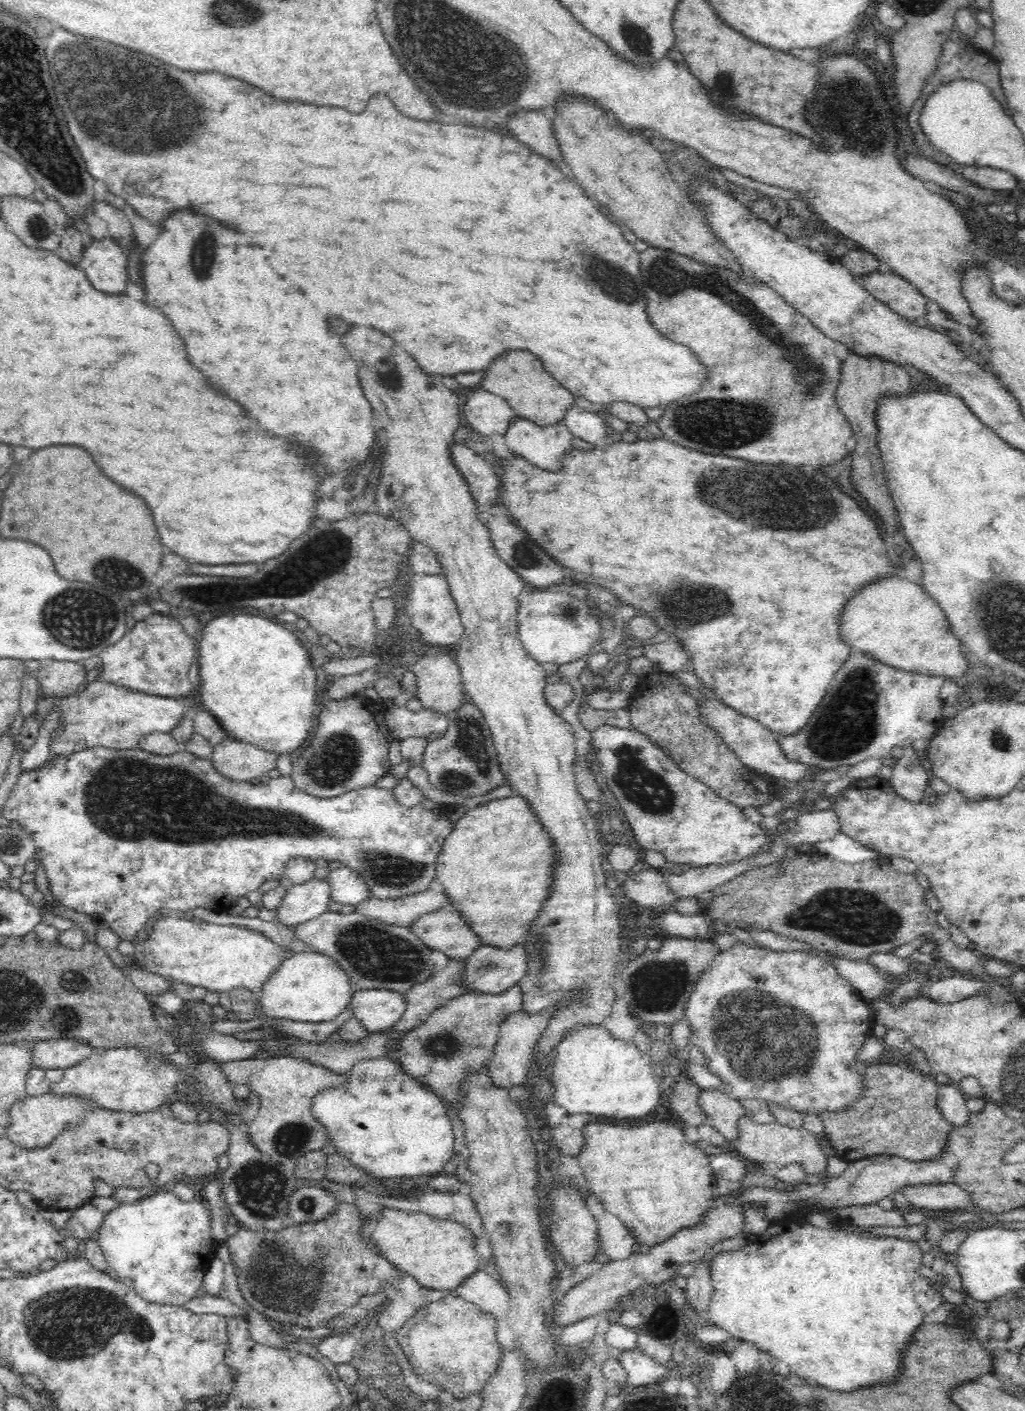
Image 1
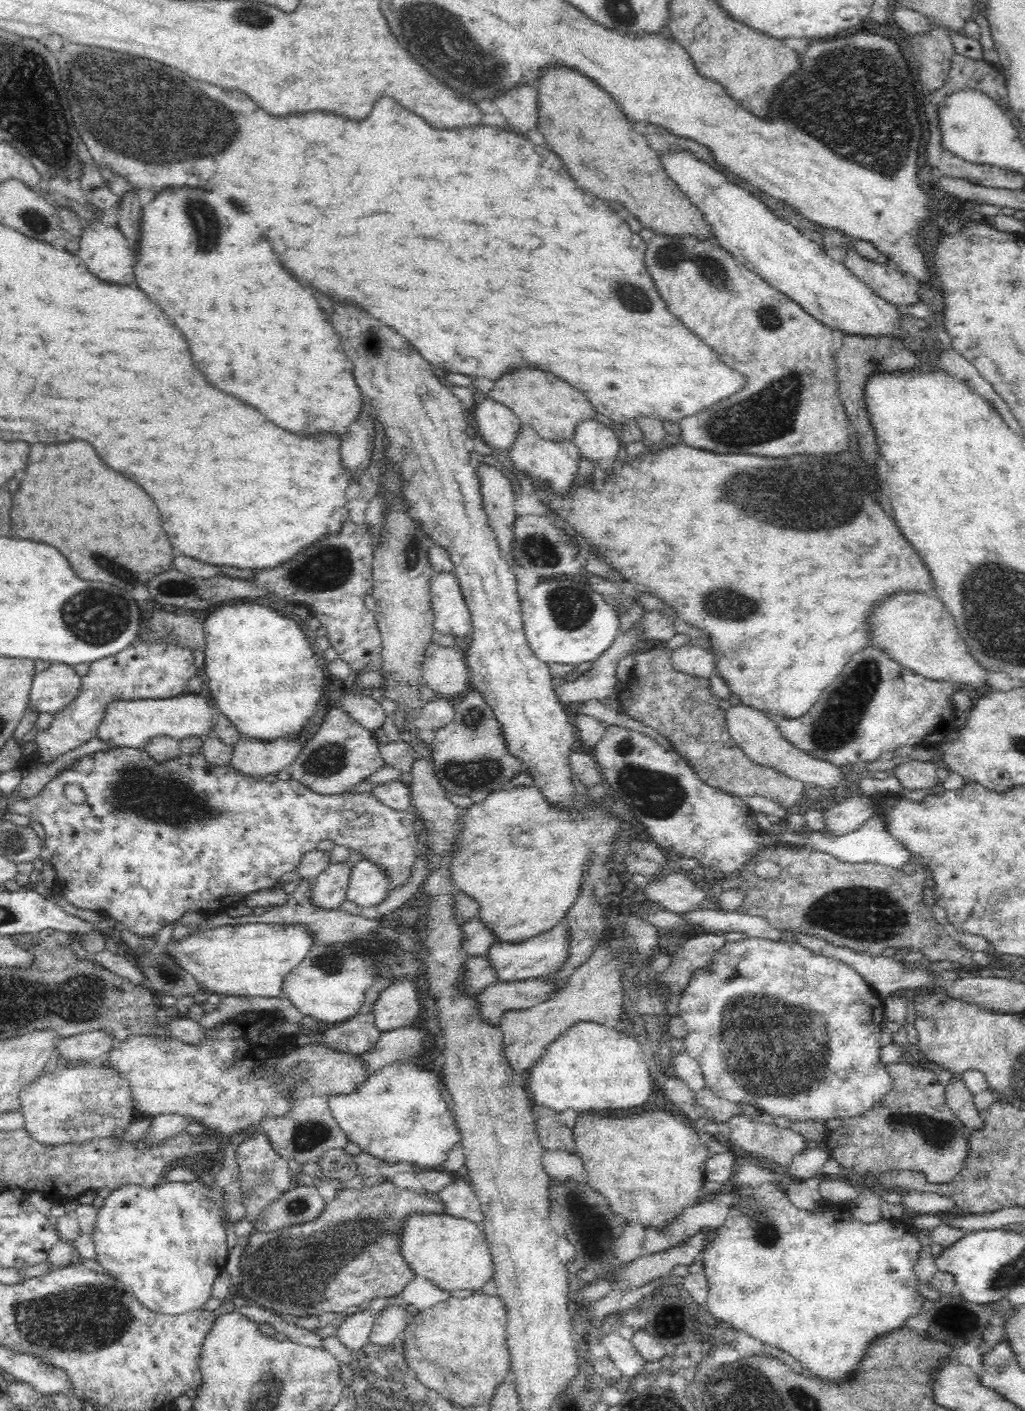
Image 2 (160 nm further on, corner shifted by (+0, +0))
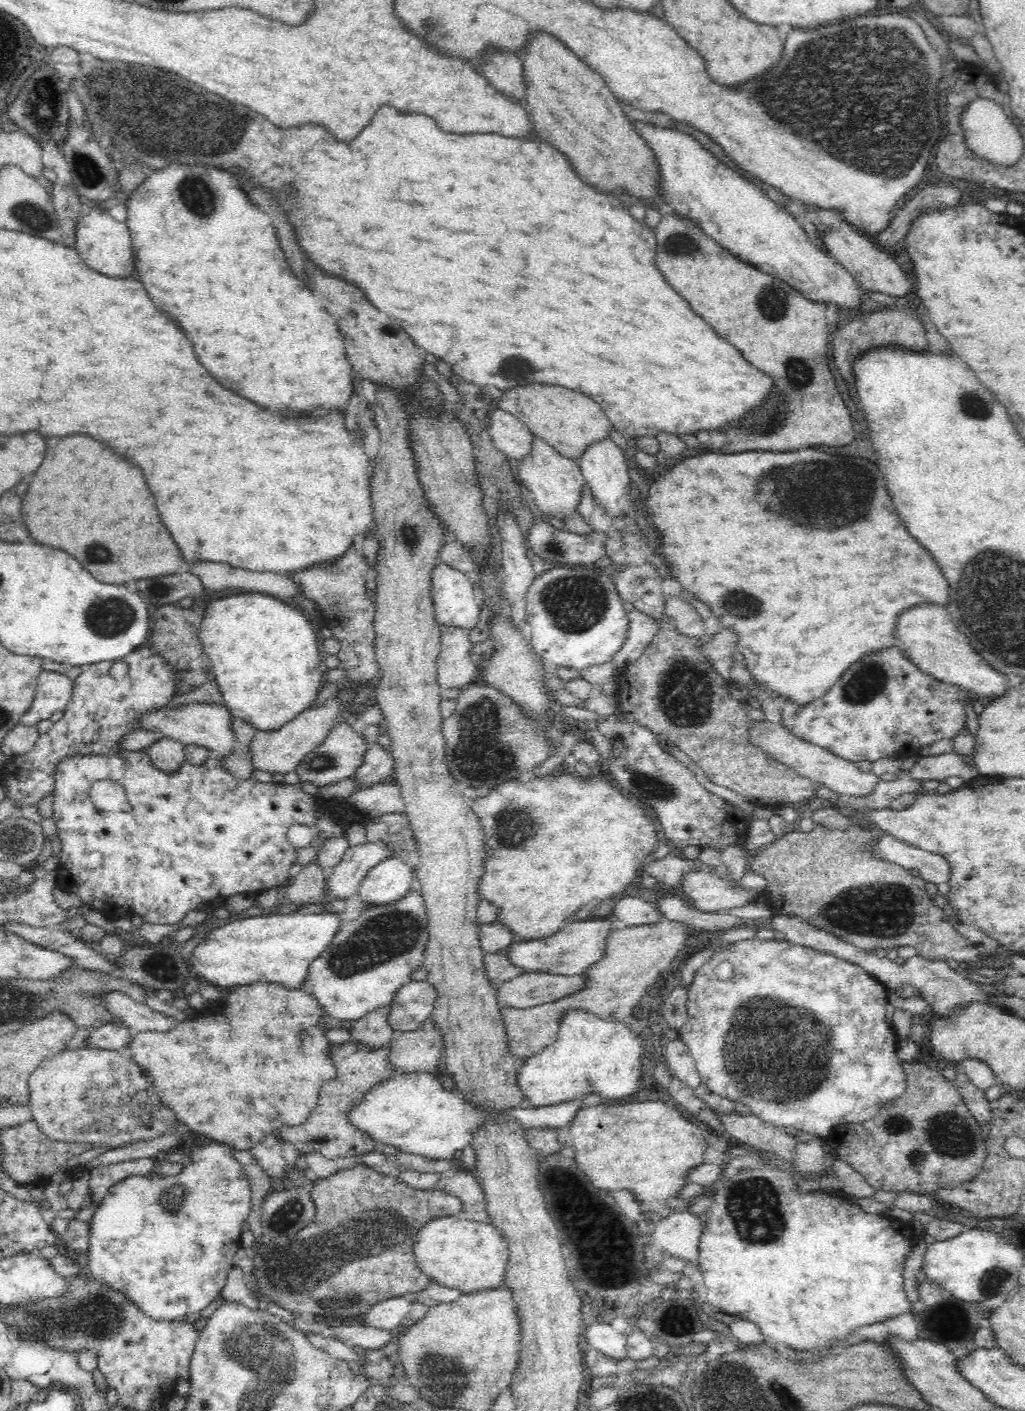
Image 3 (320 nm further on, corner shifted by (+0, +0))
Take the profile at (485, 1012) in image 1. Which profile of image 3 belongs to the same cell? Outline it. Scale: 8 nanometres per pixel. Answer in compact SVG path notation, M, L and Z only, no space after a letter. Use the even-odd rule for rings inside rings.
M540 971L523 972L498 988L500 1008L530 1008L573 996L587 988L586 975L564 976Z

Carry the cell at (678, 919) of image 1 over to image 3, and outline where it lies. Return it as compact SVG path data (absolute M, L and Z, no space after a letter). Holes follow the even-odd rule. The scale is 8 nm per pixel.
M622 898L616 902L612 919L624 922L626 927L650 925L664 919L656 905L640 898Z

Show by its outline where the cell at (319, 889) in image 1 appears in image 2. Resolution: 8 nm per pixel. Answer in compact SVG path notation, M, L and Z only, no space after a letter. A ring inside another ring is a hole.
M348 859L328 866L312 884L311 894L314 905L320 909L334 910L347 900L347 889L354 861Z

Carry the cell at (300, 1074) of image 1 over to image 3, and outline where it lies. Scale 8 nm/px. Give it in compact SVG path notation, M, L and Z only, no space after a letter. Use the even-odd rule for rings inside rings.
M354 1040L341 1045L331 1044L328 1055L336 1066L336 1078L322 1084L316 1108L310 1112L306 1122L298 1126L282 1126L276 1131L278 1138L284 1143L294 1144L301 1156L305 1156L307 1152L320 1151L322 1156L330 1160L374 1151L376 1142L366 1132L354 1126L348 1119L348 1110L356 1108L366 1096L366 1092L370 1092L374 1086L394 1076L396 1072L394 1066L390 1065L388 1052L390 1052L388 1045L374 1049Z

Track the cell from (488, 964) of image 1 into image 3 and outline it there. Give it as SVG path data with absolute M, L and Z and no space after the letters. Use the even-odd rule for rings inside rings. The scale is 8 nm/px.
M589 917L579 921L572 918L557 934L536 940L512 942L507 949L508 957L526 973L540 971L564 976L584 975L590 966L594 966L604 956L606 942L612 932L611 920Z

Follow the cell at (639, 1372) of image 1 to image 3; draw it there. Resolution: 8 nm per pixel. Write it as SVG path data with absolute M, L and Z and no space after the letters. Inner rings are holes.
M597 1320L586 1328L586 1338L592 1349L609 1358L618 1362L628 1358L627 1337L619 1333L611 1322Z

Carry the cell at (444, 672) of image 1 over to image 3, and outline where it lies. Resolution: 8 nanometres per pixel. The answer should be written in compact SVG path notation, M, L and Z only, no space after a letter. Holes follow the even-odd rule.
M448 626L441 633L441 652L436 674L441 688L451 689L472 684L476 664L470 659L472 643L468 629Z

